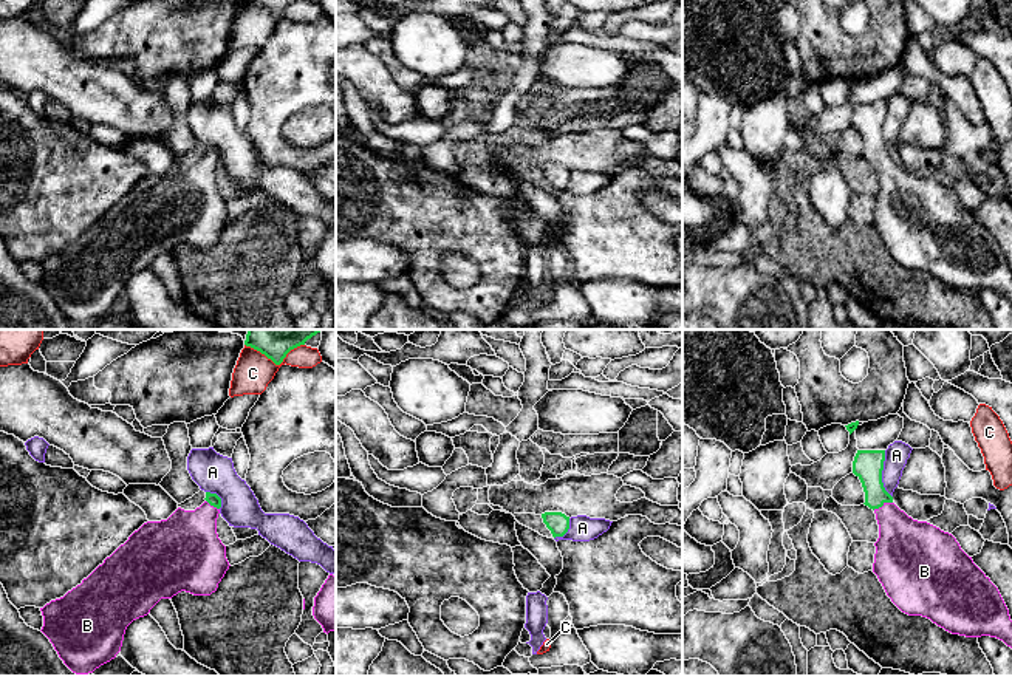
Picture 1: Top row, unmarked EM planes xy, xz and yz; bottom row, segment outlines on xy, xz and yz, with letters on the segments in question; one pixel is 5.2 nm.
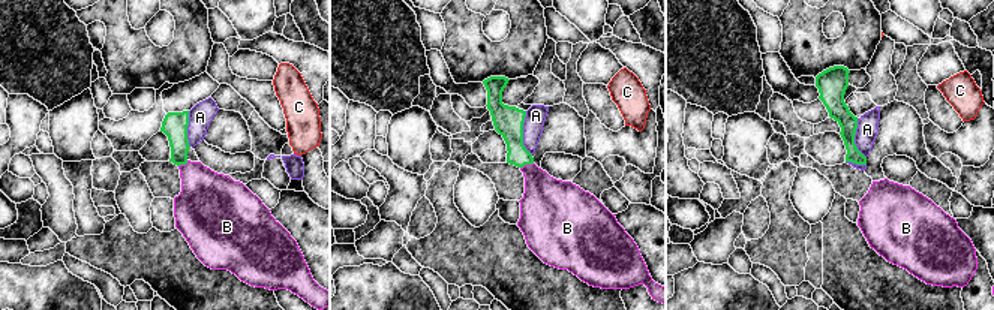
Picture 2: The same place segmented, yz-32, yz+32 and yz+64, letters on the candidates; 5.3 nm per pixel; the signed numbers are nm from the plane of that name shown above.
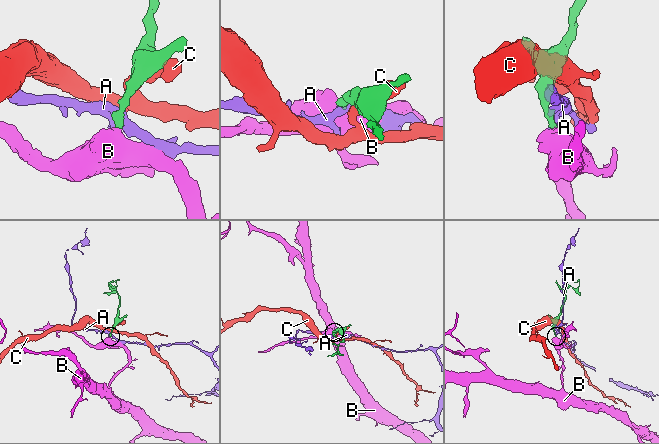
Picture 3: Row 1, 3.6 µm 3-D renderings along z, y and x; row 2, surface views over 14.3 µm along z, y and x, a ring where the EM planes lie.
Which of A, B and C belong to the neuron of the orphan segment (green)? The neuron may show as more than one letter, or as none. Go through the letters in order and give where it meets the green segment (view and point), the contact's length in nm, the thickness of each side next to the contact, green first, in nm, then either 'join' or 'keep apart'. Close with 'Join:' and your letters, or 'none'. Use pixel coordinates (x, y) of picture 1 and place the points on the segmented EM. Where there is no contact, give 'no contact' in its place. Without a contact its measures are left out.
A: contact yz (881, 474); length 260 nm; calibres 160 and 120 nm; keep apart
B: contact yz (882, 505); length 110 nm; calibres 160 and 300 nm; join
C: contact xy (276, 364); length 320 nm; calibres 280 and 200 nm; keep apart
Join: B

